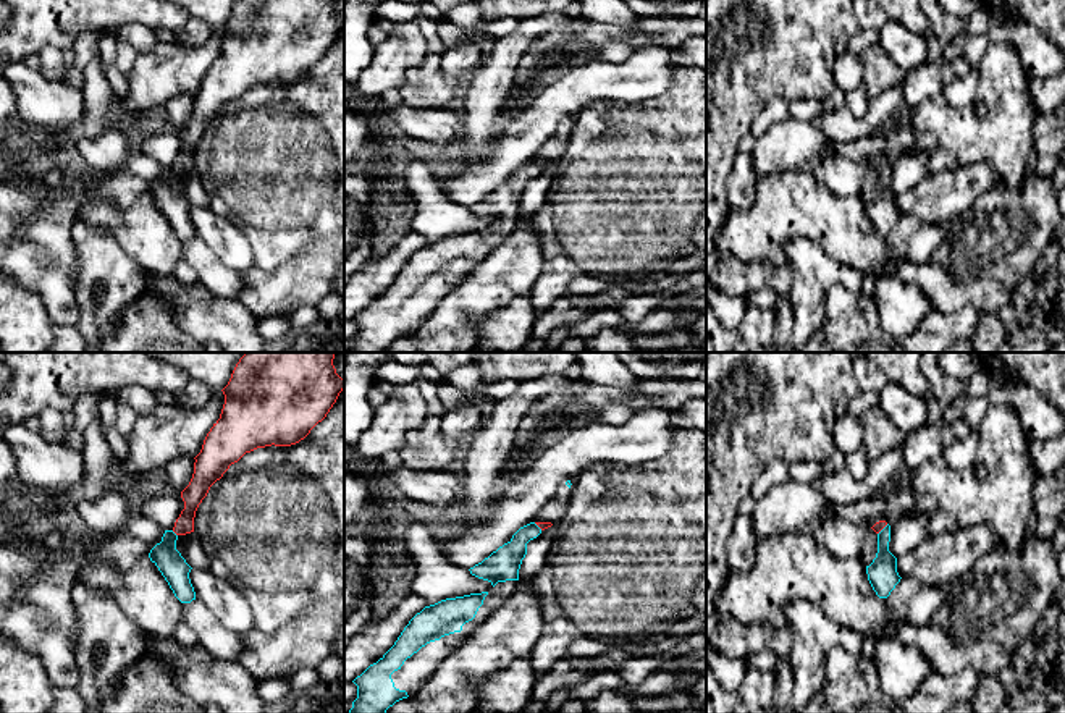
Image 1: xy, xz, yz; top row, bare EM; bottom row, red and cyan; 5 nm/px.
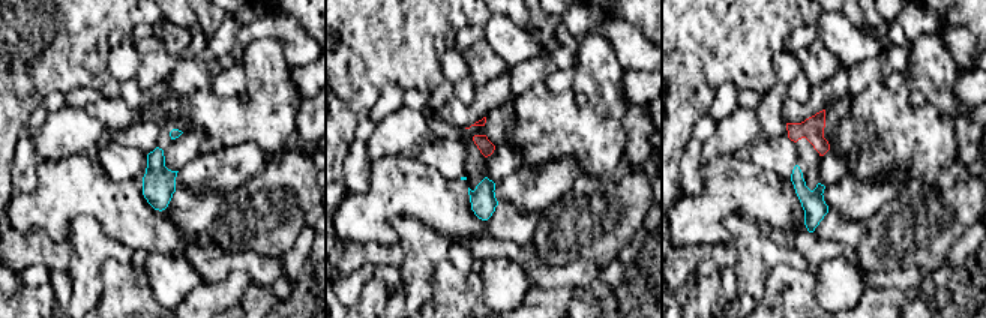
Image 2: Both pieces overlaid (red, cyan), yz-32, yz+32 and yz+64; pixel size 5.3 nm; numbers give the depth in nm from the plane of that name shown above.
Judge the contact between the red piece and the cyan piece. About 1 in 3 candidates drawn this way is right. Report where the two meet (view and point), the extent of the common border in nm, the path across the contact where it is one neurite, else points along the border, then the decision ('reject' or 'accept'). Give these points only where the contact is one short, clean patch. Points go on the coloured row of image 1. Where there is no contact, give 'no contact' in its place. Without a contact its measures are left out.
contact xy (175, 532); length 40 nm; way xy (197, 489), (186, 521), (175, 532), (175, 569); accept

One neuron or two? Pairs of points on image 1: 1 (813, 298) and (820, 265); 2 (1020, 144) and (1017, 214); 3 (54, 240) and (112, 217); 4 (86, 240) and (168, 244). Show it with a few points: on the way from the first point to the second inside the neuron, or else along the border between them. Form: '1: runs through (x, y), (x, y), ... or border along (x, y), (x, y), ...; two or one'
1: runs through (813, 290), (813, 274); one
2: border along (1030, 167), (1017, 188); two
3: border along (117, 206), (109, 199), (91, 198), (79, 219); two
4: border along (84, 223), (104, 227), (143, 270); two

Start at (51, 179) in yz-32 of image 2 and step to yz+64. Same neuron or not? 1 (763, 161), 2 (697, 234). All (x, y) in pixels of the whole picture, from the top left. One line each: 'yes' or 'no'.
1: no
2: yes

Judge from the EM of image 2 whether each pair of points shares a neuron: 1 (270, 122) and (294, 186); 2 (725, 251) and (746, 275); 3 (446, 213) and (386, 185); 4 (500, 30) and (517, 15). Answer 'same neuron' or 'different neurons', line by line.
1: different neurons
2: different neurons
3: same neuron
4: different neurons

